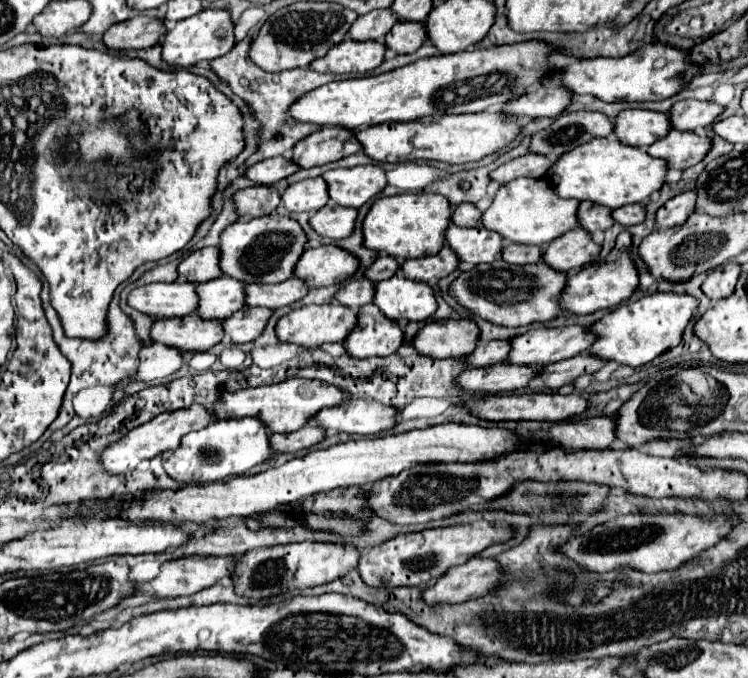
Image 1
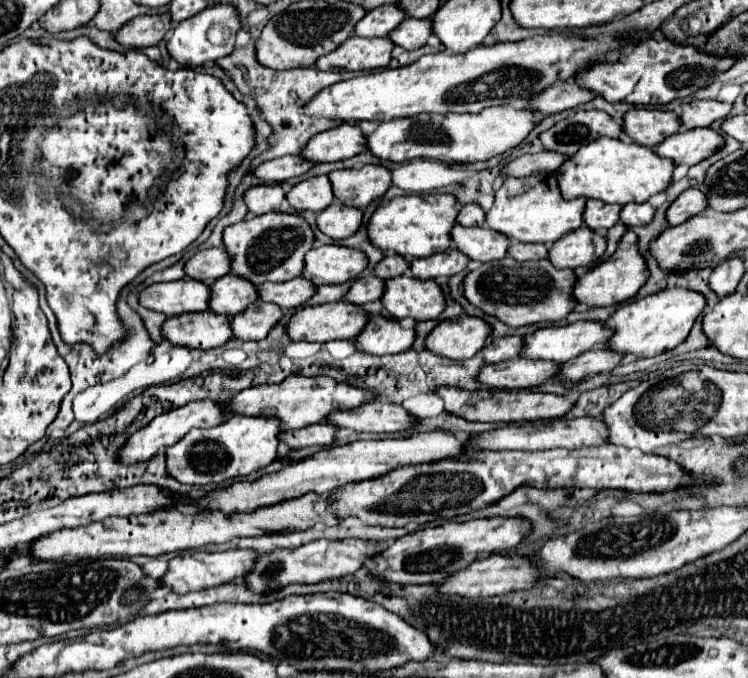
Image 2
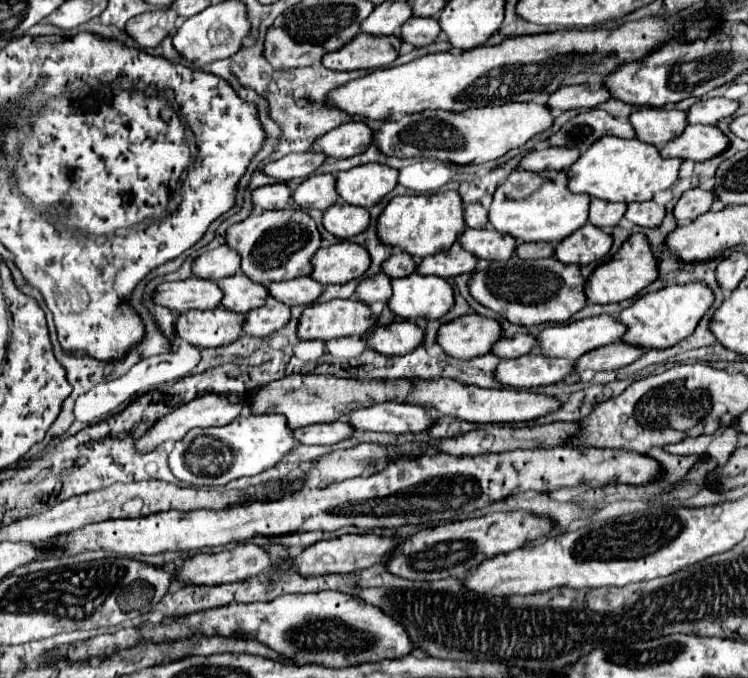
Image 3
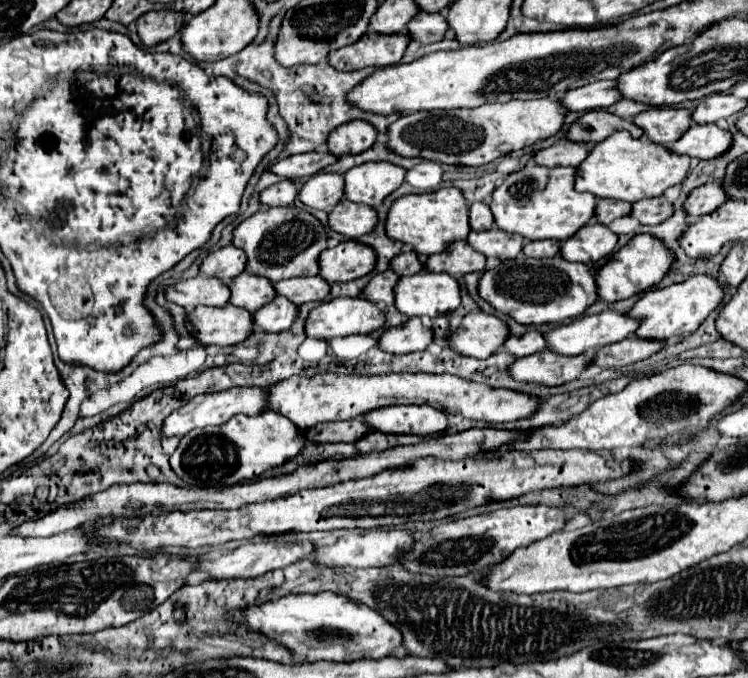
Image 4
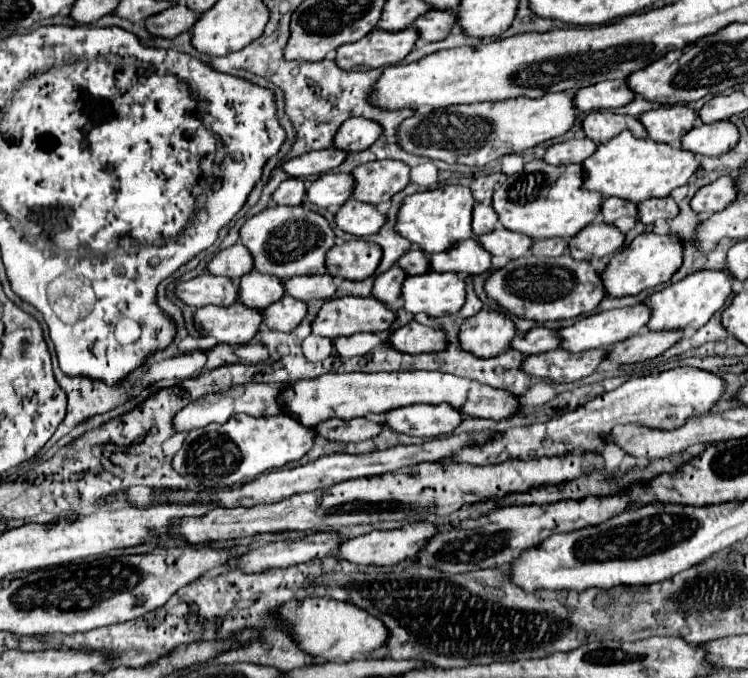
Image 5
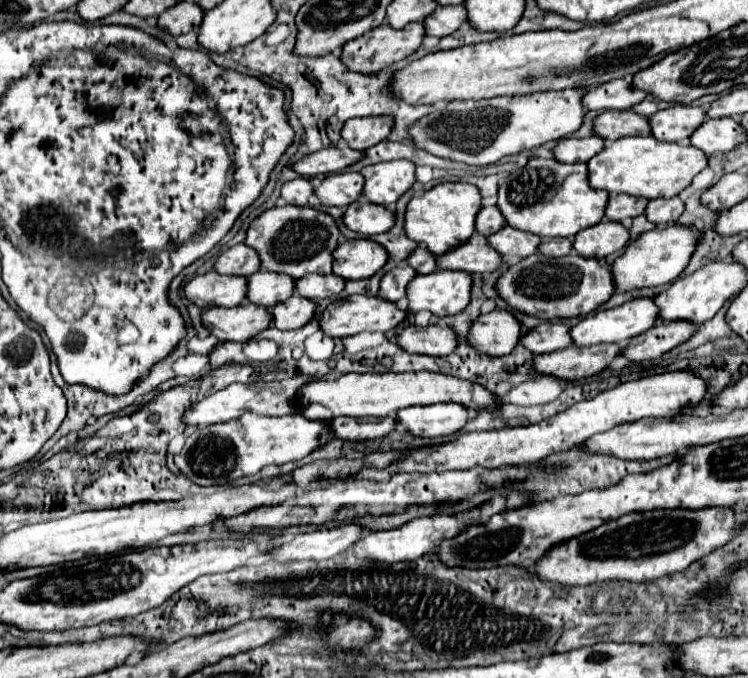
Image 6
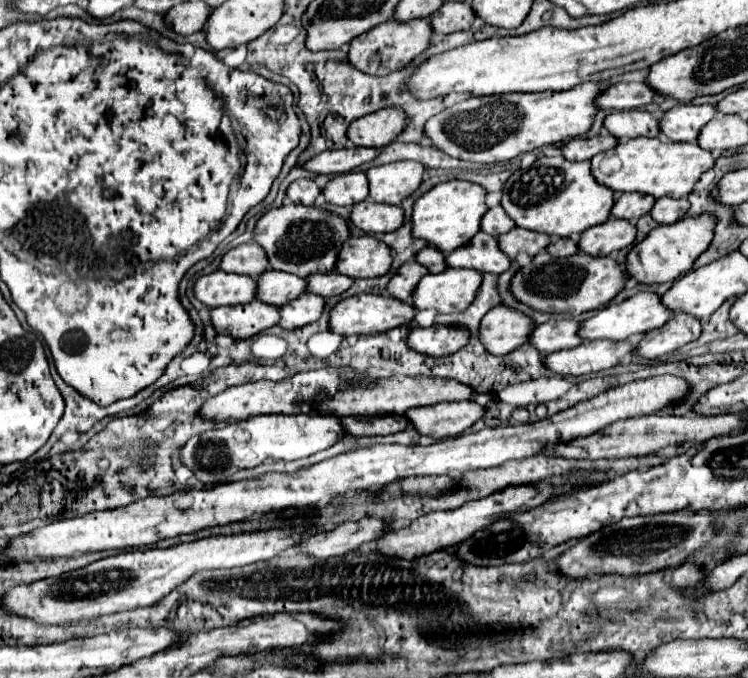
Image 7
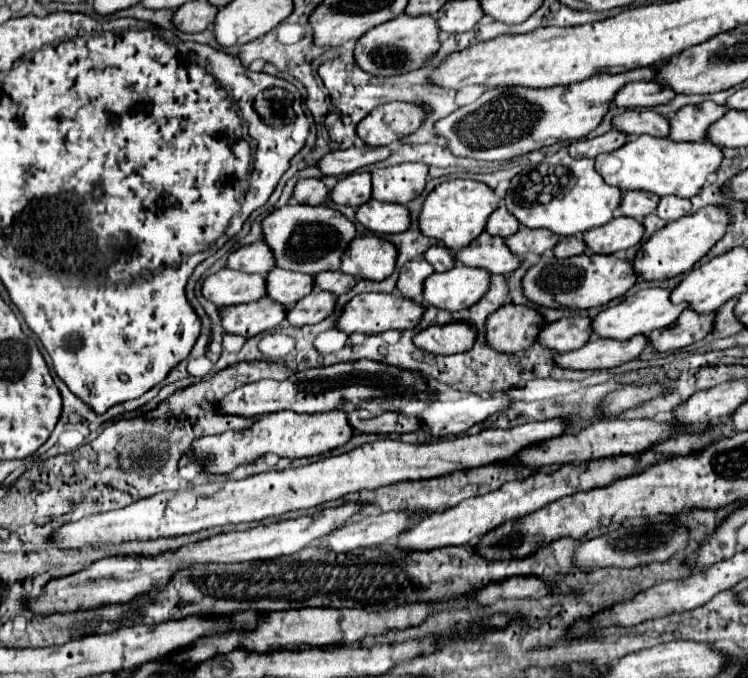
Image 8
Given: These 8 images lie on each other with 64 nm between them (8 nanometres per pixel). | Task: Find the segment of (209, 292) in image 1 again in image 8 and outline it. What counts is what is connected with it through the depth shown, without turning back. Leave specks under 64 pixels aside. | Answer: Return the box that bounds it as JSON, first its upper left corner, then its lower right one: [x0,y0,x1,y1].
[266,268,314,308]

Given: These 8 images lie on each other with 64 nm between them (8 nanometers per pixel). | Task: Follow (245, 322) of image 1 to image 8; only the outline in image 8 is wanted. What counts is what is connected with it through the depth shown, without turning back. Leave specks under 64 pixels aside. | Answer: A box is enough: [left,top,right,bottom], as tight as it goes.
[288,290,338,326]

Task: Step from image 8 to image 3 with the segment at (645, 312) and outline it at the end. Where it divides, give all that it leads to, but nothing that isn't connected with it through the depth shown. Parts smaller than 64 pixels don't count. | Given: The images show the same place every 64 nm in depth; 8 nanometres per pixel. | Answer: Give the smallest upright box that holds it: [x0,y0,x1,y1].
[538,314,628,360]

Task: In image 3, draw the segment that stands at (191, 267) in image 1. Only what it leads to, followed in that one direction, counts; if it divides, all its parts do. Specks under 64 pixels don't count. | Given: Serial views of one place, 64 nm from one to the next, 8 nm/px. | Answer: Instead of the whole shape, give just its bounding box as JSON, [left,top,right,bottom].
[192,246,240,280]

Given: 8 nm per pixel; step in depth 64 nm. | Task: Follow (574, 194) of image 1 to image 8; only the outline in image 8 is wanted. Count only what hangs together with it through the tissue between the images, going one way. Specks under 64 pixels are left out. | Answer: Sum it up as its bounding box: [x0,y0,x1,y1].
[596,134,724,198]

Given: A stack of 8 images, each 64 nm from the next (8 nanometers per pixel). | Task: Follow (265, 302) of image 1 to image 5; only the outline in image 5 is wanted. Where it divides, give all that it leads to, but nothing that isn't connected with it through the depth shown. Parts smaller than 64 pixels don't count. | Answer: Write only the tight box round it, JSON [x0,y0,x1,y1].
[284,276,338,302]

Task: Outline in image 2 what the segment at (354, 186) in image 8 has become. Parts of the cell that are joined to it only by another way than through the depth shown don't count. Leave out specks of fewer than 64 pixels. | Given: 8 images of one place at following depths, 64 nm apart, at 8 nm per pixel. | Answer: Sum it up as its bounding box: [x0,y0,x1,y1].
[286,176,334,212]

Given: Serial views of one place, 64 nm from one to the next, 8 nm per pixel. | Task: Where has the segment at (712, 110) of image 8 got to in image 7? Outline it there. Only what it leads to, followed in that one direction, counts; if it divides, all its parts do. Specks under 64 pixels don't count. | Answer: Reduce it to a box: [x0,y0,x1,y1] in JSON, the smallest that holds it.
[660,104,718,142]

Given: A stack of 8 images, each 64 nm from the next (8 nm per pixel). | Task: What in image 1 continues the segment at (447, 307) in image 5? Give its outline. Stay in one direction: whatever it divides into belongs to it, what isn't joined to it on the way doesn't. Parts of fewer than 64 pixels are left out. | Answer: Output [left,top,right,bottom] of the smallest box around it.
[374,274,438,320]

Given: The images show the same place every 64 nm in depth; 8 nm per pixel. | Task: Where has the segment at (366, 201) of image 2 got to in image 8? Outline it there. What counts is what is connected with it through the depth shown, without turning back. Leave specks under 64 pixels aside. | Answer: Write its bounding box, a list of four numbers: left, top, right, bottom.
[372,164,426,204]

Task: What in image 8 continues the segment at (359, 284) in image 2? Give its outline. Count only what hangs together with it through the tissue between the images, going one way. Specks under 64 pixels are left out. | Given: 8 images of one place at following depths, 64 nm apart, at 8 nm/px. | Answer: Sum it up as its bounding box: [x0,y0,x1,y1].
[398,258,434,300]

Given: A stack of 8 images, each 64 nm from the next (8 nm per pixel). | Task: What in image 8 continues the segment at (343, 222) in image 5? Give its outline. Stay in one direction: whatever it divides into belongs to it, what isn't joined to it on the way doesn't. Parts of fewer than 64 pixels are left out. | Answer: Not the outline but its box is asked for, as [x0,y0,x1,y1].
[356,200,410,234]

